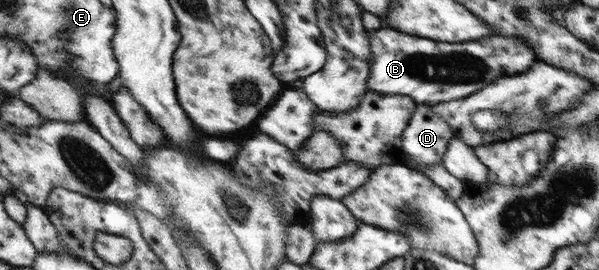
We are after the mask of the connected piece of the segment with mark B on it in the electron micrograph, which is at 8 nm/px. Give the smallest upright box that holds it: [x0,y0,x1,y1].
[368,27,537,103]

